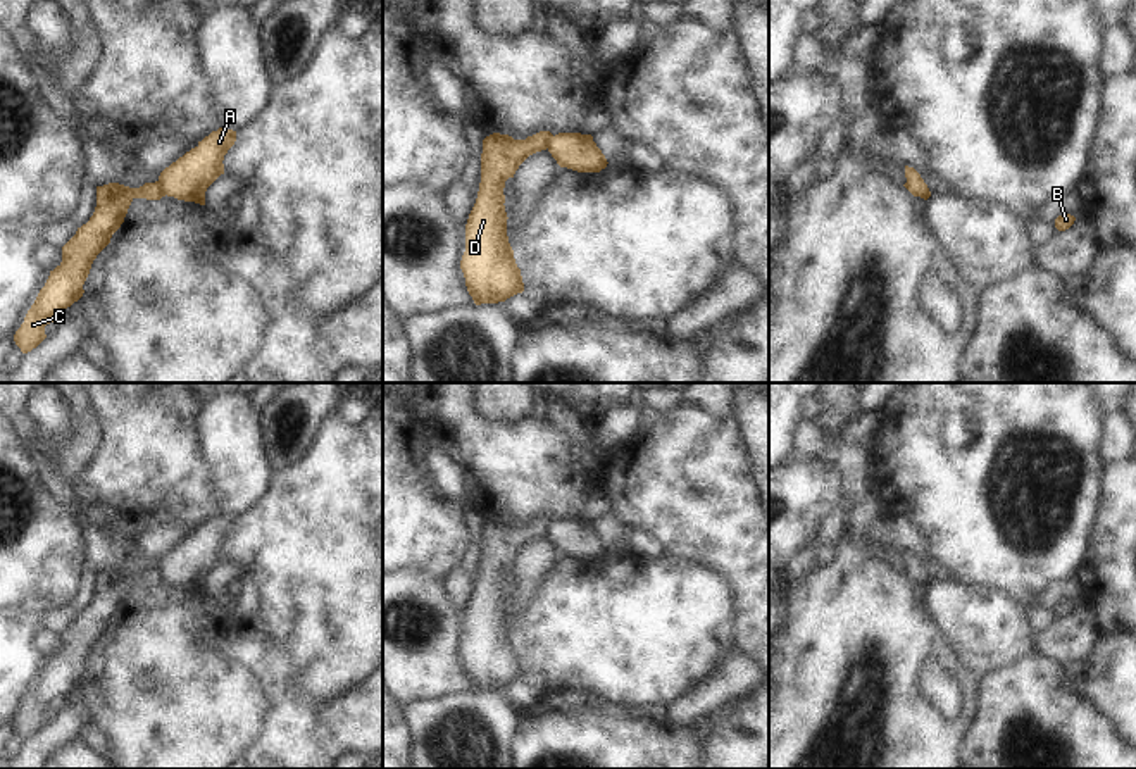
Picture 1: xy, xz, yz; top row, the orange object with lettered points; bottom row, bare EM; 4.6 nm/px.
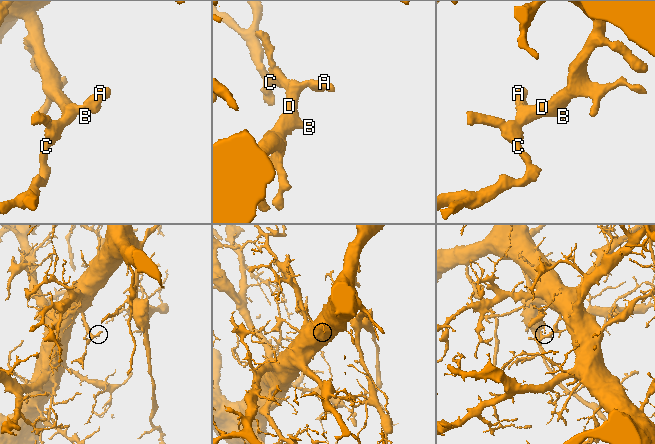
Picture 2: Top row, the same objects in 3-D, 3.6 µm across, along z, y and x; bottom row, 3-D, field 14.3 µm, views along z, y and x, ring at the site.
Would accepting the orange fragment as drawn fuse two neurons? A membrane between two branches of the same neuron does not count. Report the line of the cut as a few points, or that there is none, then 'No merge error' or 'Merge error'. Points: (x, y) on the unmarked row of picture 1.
Split along xy (159, 566), (166, 580). Merge error

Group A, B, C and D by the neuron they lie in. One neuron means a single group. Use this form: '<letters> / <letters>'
A / B C D

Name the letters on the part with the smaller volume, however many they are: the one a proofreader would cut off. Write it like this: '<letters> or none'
A

